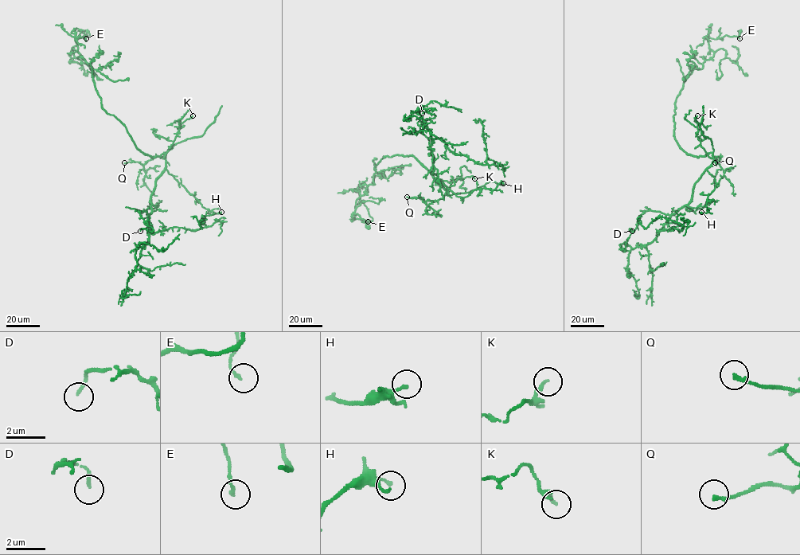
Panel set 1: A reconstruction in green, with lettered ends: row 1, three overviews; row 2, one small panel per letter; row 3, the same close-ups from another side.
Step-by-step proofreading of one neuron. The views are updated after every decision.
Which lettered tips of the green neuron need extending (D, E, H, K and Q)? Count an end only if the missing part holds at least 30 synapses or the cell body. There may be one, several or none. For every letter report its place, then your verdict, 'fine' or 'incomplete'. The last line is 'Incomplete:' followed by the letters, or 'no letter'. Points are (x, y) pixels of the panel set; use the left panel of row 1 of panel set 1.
D: place (140, 231); fine
E: place (86, 38); fine
H: place (221, 212); fine
K: place (193, 115); fine
Q: place (124, 162); fine
Incomplete: no letter

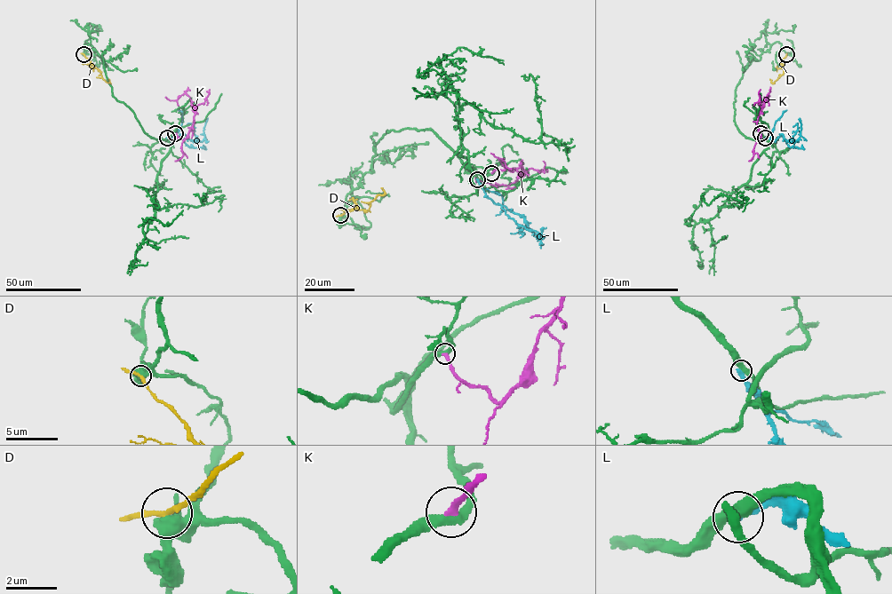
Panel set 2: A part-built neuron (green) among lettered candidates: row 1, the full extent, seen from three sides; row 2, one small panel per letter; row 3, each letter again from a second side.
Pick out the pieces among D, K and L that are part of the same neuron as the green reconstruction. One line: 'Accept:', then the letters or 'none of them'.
Accept: K

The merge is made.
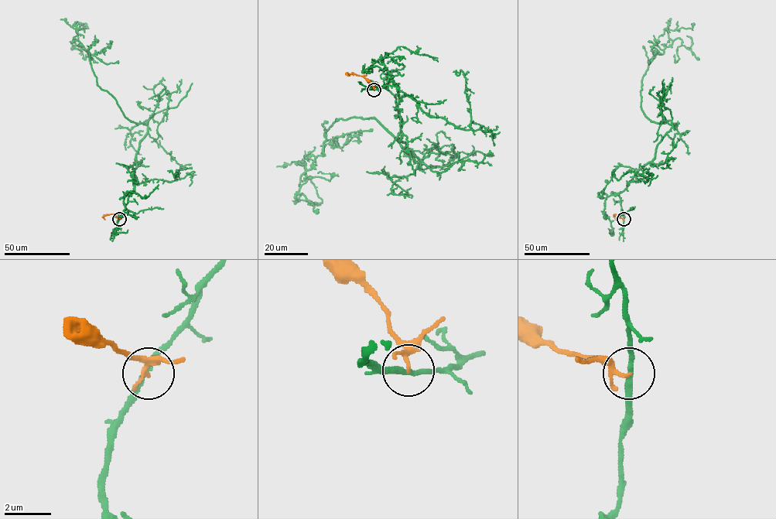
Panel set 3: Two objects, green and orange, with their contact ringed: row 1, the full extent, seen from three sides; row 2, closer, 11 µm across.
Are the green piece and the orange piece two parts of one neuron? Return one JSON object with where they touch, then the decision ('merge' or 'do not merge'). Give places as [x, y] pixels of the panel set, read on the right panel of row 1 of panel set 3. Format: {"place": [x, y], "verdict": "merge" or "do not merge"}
{"place": [623, 219], "verdict": "do not merge"}

